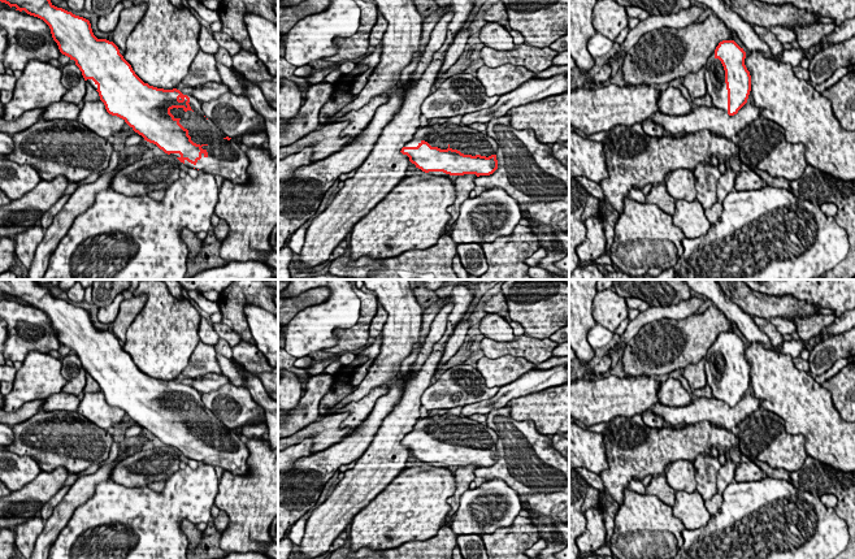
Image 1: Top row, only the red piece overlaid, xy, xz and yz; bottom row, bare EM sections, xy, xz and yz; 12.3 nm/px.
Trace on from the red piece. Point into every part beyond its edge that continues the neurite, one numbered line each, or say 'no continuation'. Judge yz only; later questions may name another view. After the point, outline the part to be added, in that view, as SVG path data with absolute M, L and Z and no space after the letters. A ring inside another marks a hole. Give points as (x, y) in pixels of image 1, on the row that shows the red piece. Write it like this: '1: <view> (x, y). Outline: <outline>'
1: yz (715, 74). Outline: M715 52L706 64L707 94L712 98L713 107L728 112L728 90L725 83L725 70Z

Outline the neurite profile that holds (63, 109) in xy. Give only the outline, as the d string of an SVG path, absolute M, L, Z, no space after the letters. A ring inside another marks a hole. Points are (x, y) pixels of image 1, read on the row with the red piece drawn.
M60 100L44 108L40 118L49 120L77 120L81 105Z

